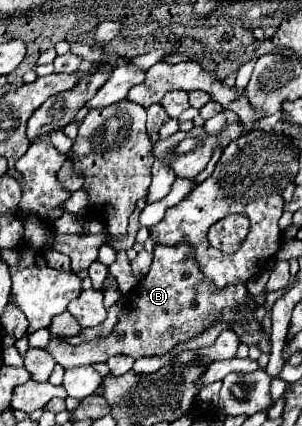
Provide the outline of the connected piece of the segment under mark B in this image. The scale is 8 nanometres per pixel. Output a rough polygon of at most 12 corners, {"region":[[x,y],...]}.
{"region":[[156,245],[114,333],[52,337],[64,369],[162,355],[216,321],[270,353],[240,283],[214,289],[188,245]]}

